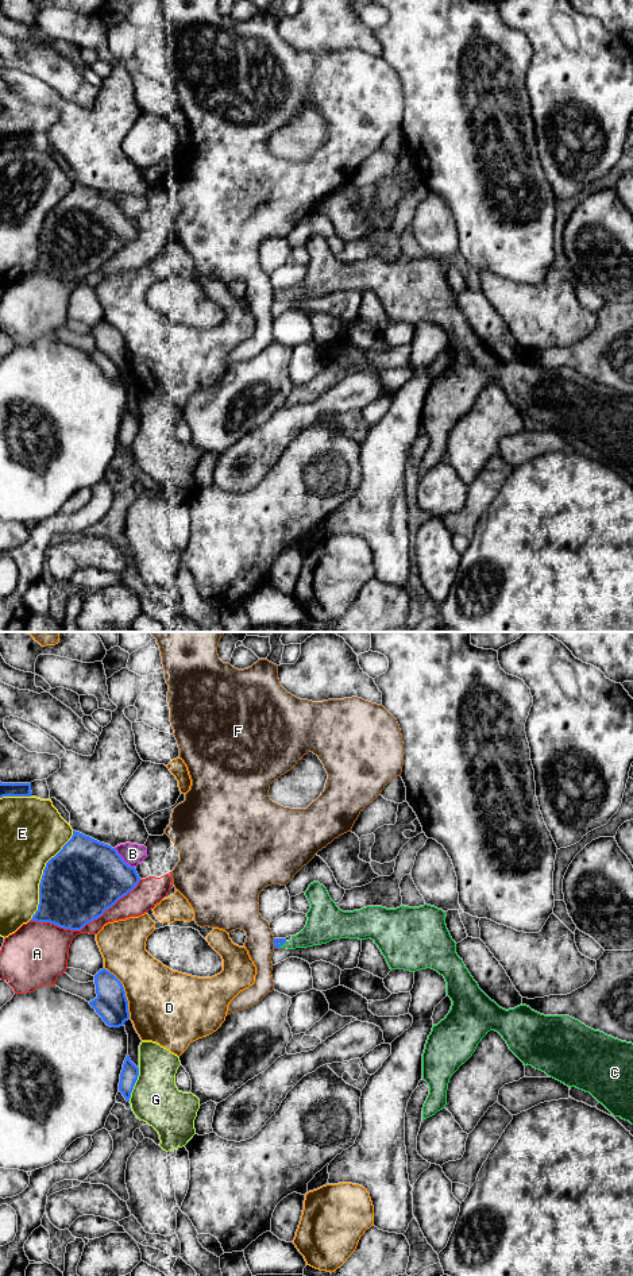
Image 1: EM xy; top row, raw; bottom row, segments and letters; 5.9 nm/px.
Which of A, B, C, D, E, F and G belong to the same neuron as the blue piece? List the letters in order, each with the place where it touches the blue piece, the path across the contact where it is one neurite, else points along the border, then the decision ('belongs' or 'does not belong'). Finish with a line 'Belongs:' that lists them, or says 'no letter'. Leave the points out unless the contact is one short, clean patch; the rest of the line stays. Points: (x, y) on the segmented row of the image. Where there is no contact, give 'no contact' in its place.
A: contact xy (85, 924); does not belong
B: contact xy (122, 859); does not belong
C: contact xy (282, 944); way xy (277, 943), (282, 944), (293, 944), (320, 928); belongs
D: contact xy (124, 993); does not belong
E: contact xy (42, 875); does not belong
F: contact xy (273, 943); does not belong
G: contact xy (134, 1084); does not belong
Belongs: C

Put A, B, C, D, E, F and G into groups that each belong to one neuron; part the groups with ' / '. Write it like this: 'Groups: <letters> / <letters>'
Groups: A / B / C / D / E / F / G

